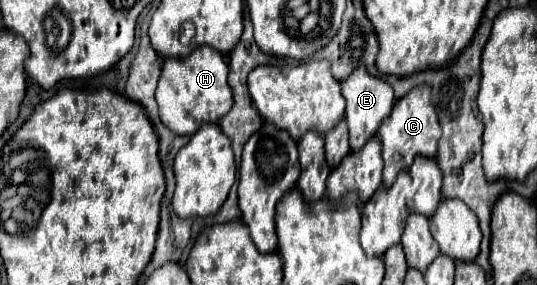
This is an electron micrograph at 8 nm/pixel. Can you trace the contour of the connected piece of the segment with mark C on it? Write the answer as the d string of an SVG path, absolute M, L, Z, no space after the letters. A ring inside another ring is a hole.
M426 84L412 88L404 98L396 102L392 114L384 120L378 134L382 140L382 158L384 158L384 186L392 186L396 174L400 170L410 168L414 156L436 156L436 146L442 136L442 128L438 124L438 116L430 102L430 88Z

